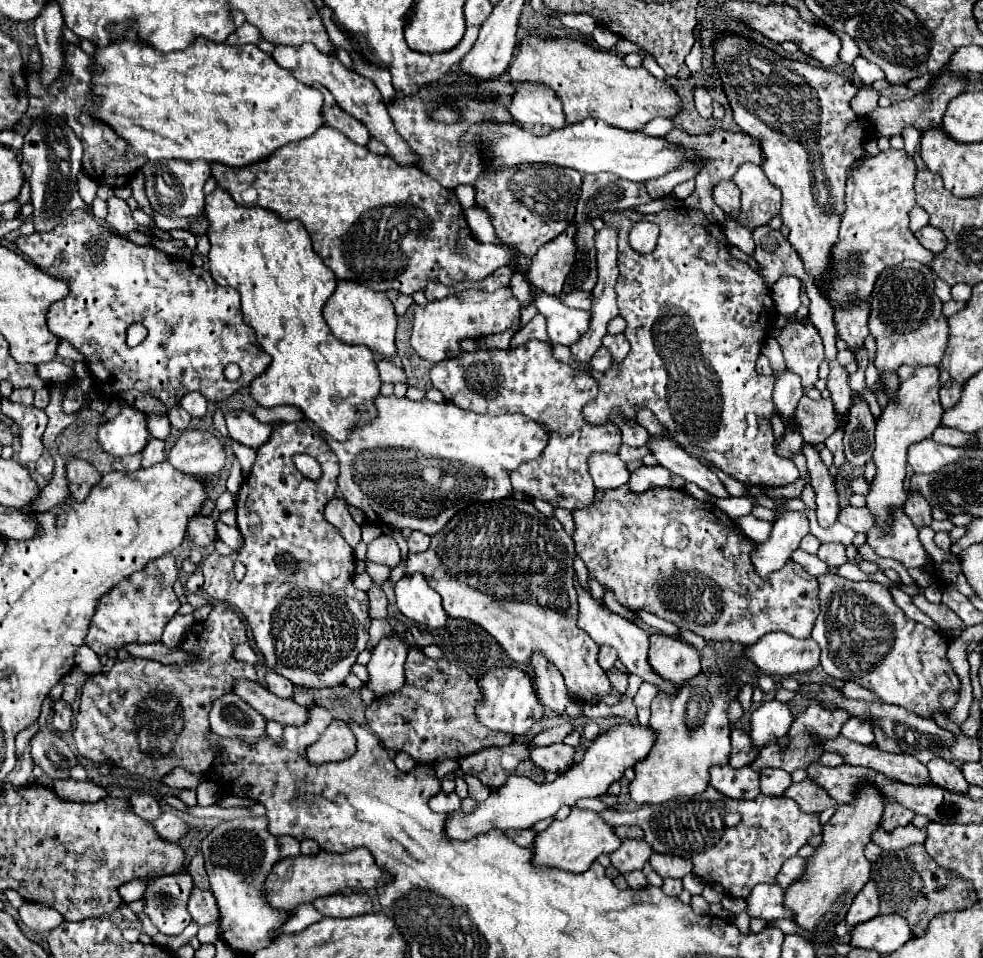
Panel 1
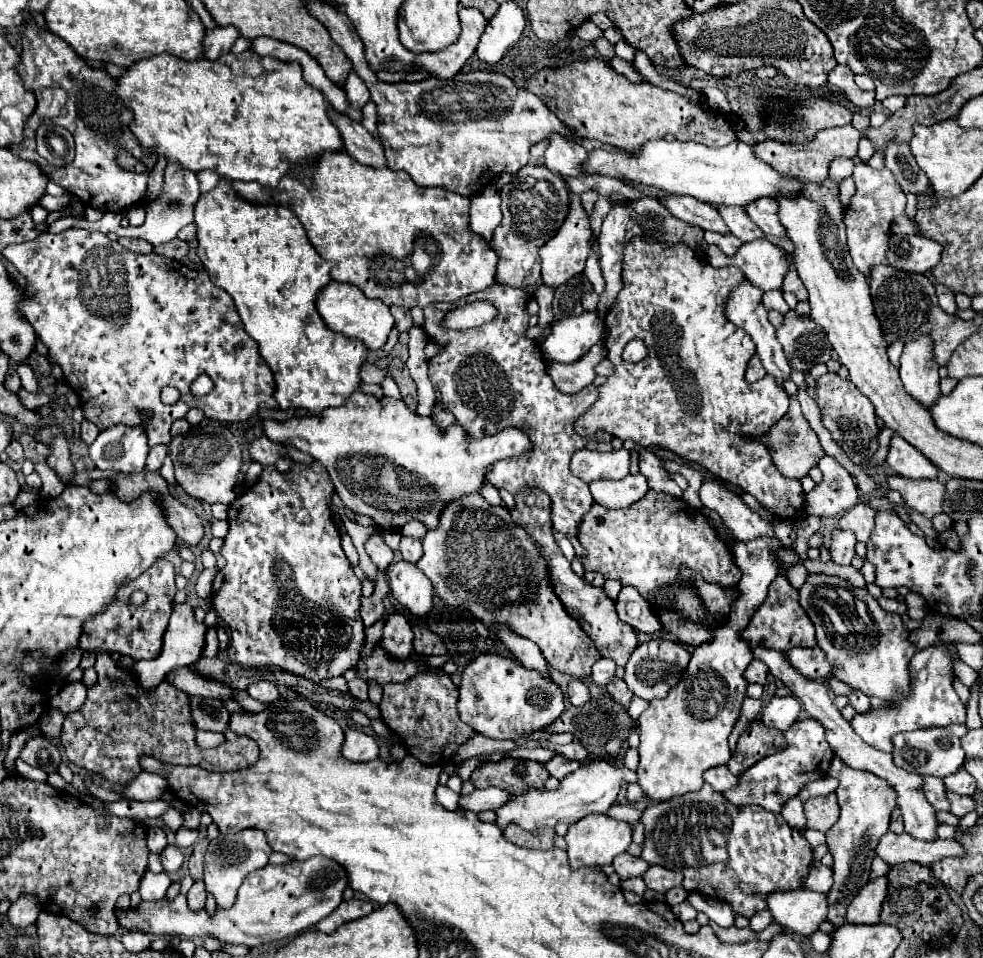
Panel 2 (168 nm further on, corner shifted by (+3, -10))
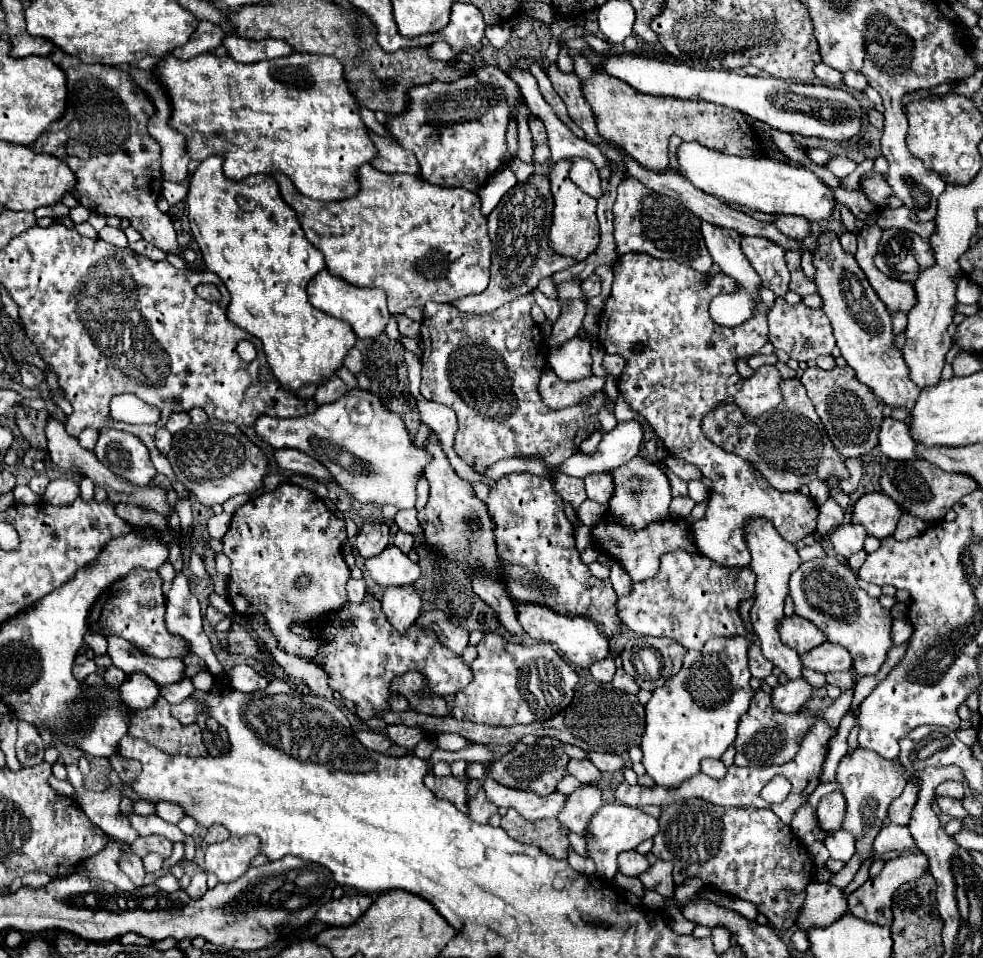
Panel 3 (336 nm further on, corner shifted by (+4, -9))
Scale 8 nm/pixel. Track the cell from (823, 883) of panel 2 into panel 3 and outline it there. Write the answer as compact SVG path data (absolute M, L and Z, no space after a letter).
M853 855L851 857L851 861L837 873L837 875L833 875L833 879L831 879L831 885L837 885L839 889L845 889L851 881L853 881L853 877L855 877L855 873L859 871L859 867L861 867L861 857L857 857L857 855Z

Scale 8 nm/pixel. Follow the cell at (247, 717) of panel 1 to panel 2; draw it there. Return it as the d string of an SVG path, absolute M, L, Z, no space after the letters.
M190 698L190 712L198 730L224 732L228 728L230 712L216 698Z

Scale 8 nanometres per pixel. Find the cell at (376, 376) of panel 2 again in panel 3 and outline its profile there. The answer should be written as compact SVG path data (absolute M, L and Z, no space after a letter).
M351 349L349 353L347 353L347 357L345 357L345 367L353 373L353 375L357 375L357 373L361 373L363 369L365 369L365 363L363 363L363 355L359 353L359 349Z

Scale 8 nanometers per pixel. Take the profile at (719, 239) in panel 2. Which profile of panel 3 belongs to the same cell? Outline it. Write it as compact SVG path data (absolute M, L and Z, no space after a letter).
M701 223L701 233L703 233L703 239L705 239L709 255L713 257L713 263L717 263L721 267L721 271L725 275L733 277L735 283L737 283L737 291L733 291L729 295L713 297L713 301L709 305L709 313L711 313L713 321L717 321L719 325L725 325L725 327L743 325L745 321L749 321L757 313L761 277L757 277L757 271L753 269L753 265L747 261L747 257L741 251L741 247L739 247L741 235L739 233L733 233L729 229L717 229L715 225L705 225L705 223Z

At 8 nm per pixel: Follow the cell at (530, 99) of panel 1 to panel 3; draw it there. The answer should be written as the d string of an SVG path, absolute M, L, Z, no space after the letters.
M571 157L571 169L569 169L571 181L581 187L587 195L599 199L603 195L603 189L599 185L599 171L593 165L593 161L583 157Z

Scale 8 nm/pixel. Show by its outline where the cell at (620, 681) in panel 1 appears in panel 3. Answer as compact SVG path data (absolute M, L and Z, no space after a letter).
M617 669L617 673L615 673L611 685L613 685L615 689L625 691L625 693L633 693L633 695L639 693L639 687L637 687L637 683L633 681L633 677L629 677L623 669Z

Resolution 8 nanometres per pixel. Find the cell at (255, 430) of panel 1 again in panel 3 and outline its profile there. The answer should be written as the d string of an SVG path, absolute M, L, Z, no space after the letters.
M275 449L273 457L275 457L275 463L285 471L303 473L303 475L309 475L319 481L331 481L329 471L319 461L315 461L313 457L297 451L297 449Z

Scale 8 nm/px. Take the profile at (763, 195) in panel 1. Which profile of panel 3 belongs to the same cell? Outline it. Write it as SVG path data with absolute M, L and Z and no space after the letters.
M775 213L773 215L773 225L787 237L791 239L797 239L797 241L803 241L809 233L809 223L803 219L803 217L797 217L797 215L781 215L781 213Z

